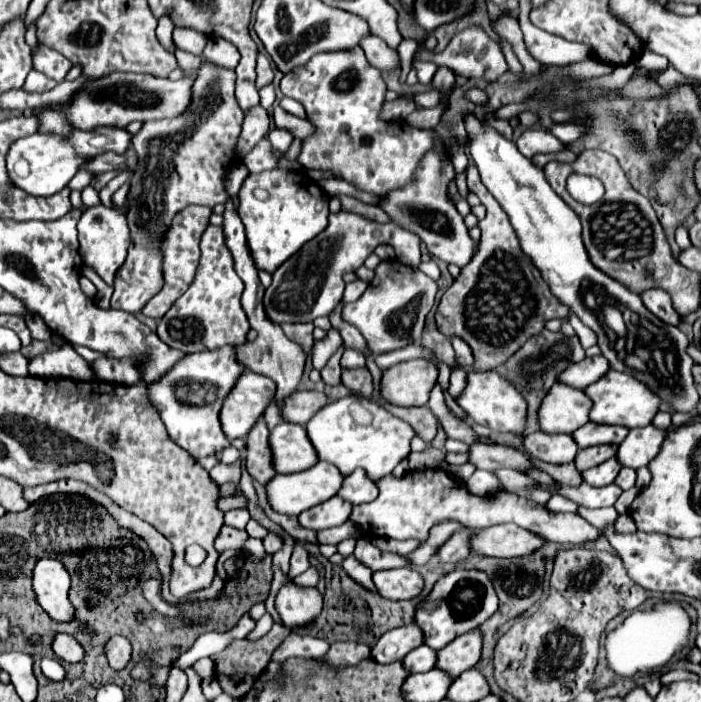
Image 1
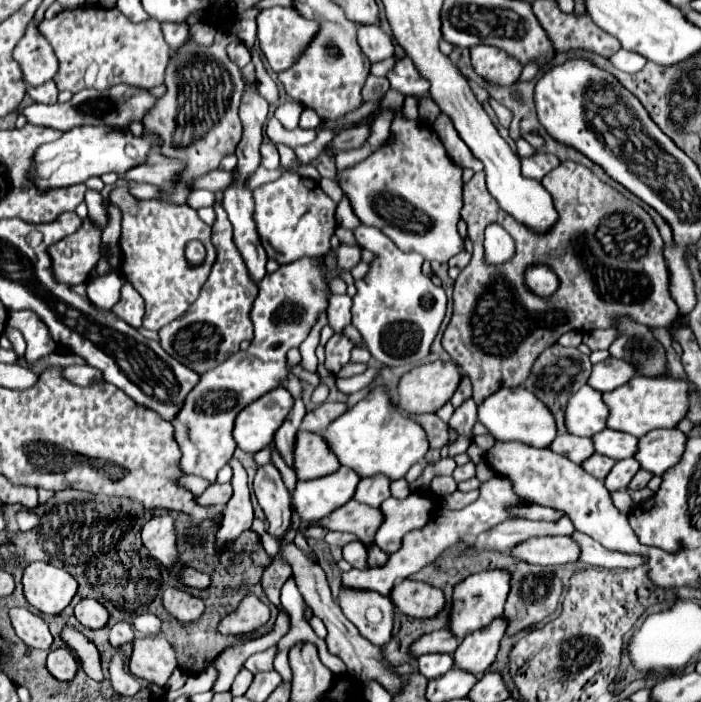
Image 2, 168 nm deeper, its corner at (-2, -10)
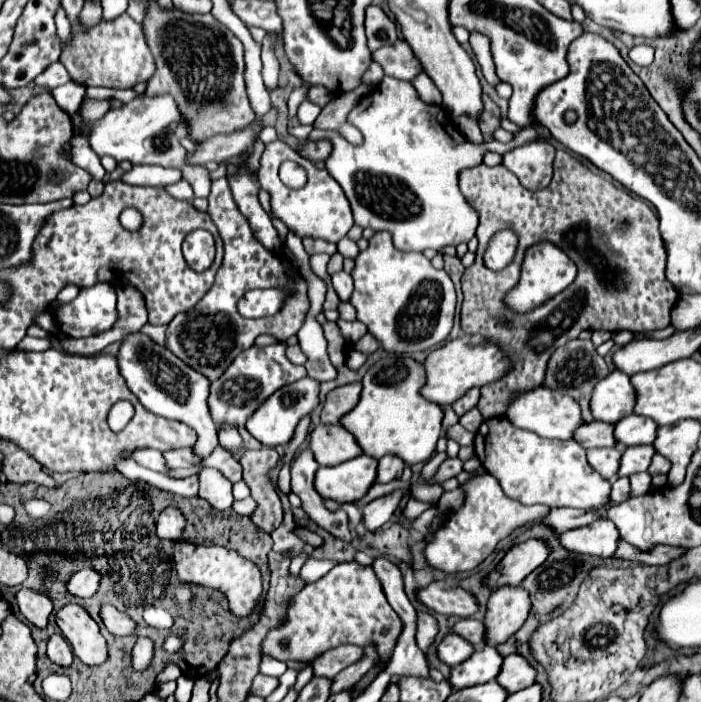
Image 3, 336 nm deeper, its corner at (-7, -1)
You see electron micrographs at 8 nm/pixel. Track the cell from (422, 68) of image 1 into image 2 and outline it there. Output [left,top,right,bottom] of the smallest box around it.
[387,58,429,96]

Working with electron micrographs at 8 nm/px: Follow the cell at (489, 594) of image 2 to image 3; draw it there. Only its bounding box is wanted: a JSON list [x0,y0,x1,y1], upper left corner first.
[486,539,550,587]

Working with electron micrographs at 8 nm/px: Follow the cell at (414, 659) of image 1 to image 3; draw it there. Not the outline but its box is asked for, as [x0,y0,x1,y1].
[438,633,474,667]

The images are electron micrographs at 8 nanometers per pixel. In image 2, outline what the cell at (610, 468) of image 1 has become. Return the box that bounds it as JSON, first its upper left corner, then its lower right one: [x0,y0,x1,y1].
[605,458,639,492]

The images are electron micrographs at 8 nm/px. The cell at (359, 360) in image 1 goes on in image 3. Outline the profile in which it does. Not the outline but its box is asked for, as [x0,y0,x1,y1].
[354,333,380,355]

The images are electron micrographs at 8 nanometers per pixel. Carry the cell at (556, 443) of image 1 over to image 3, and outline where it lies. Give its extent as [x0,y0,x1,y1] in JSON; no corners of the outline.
[576,421,616,449]

